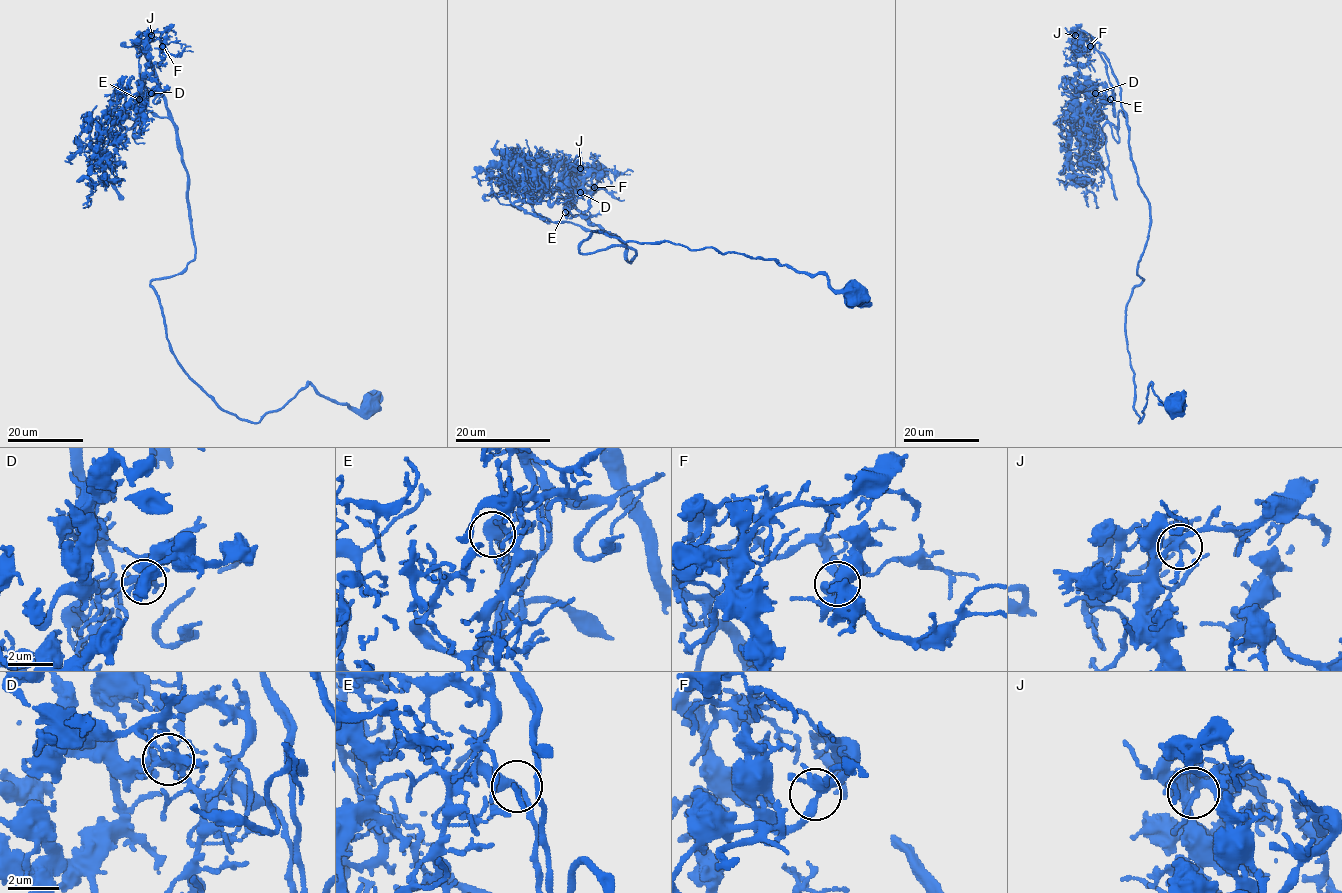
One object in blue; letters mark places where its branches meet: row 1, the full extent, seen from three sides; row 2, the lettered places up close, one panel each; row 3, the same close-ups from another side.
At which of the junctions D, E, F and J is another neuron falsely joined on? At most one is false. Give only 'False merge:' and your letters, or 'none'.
False merge: none

